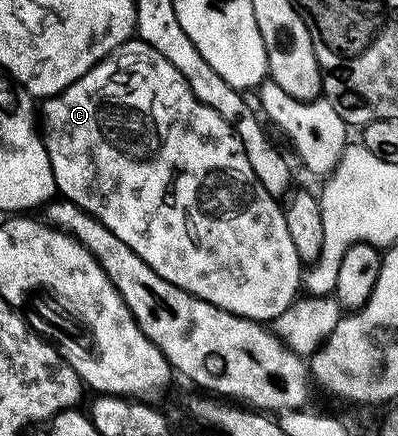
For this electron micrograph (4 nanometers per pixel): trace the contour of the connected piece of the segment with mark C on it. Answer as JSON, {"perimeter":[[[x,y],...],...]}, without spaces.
{"perimeter":[[[138,37],[128,39],[114,53],[106,55],[96,67],[89,69],[89,73],[73,81],[73,85],[66,87],[61,94],[42,100],[41,127],[45,132],[56,192],[62,198],[75,203],[82,211],[88,211],[94,219],[99,219],[101,225],[109,229],[109,233],[121,237],[121,241],[125,241],[125,245],[129,245],[129,249],[133,249],[133,253],[137,253],[141,261],[145,261],[156,273],[165,277],[165,281],[246,319],[274,321],[295,302],[301,291],[301,280],[305,271],[297,255],[292,234],[289,233],[289,225],[286,224],[286,210],[281,206],[280,200],[270,195],[265,185],[261,185],[261,181],[257,181],[257,173],[253,173],[249,157],[245,157],[245,145],[241,145],[235,128],[225,117],[221,117],[212,107],[205,105],[195,96],[185,77],[176,67],[169,65],[169,61],[165,61],[165,57],[157,53],[157,49],[153,49]]]}

